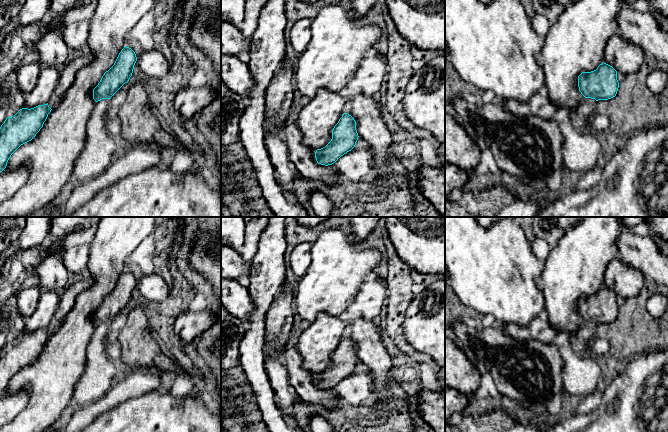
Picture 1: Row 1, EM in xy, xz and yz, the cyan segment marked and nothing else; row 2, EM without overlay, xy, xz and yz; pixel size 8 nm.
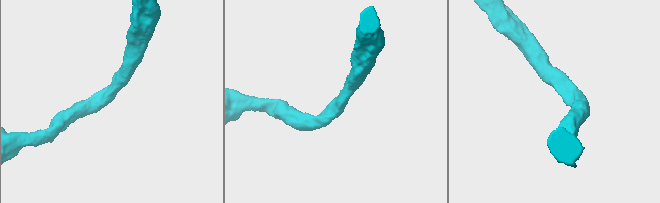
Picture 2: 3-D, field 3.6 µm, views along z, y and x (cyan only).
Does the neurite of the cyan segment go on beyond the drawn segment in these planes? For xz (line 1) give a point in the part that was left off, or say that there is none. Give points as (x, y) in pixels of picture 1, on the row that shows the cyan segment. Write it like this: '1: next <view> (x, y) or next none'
1: next none

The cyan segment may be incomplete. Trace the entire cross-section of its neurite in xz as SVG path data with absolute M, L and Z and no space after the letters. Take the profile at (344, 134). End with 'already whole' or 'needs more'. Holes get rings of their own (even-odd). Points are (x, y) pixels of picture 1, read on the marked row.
M344 113L332 130L331 141L316 150L317 163L325 166L334 164L355 147L358 137L356 121L351 115Z; already whole

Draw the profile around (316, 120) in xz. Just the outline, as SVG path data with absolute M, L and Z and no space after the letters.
M320 89L298 113L296 125L303 143L313 149L325 147L332 139L332 130L344 114L346 99L336 92Z

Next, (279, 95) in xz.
M283 62L265 93L265 123L268 130L282 138L279 130L289 116L293 102L294 66Z

